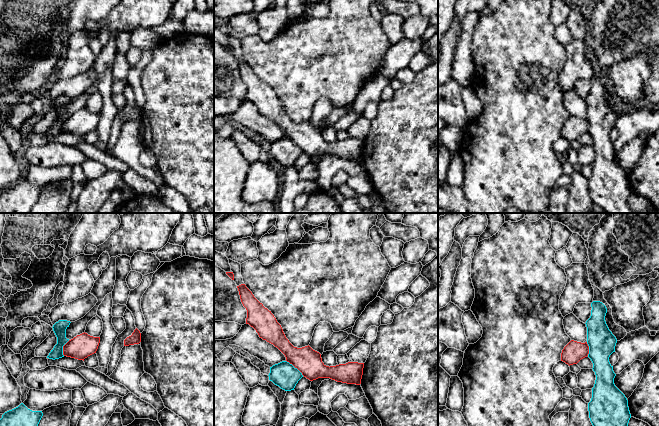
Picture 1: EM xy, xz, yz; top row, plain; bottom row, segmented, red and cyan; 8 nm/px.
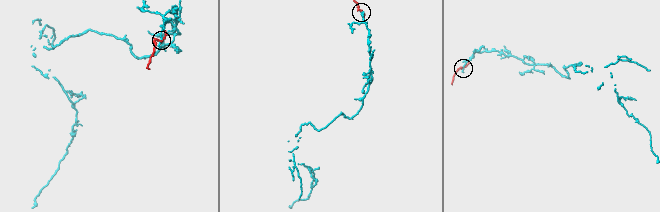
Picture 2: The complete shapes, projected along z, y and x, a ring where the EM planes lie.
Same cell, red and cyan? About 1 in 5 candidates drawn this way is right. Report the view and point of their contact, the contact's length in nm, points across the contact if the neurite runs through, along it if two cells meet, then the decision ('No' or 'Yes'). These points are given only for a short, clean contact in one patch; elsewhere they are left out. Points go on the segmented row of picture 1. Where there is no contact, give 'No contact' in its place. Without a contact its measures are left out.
Touches red at xz (295, 367). Shared border 190 nm. Boundary: xz (286, 360), (303, 375). No

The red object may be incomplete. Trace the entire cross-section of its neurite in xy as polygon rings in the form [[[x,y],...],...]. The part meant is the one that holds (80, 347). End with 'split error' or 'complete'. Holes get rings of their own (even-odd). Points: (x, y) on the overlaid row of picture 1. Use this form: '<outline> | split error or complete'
[[[87,333],[77,335],[63,346],[63,355],[78,360],[83,360],[96,353],[100,337],[93,337]]] | complete

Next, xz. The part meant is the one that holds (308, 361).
[[[237,286],[241,302],[247,310],[246,324],[253,327],[259,337],[277,347],[286,357],[286,361],[297,368],[310,381],[318,378],[330,378],[347,384],[361,384],[364,363],[348,362],[336,366],[326,366],[321,354],[309,345],[297,348],[286,338],[281,325],[274,315],[263,306],[246,287]]] | complete

